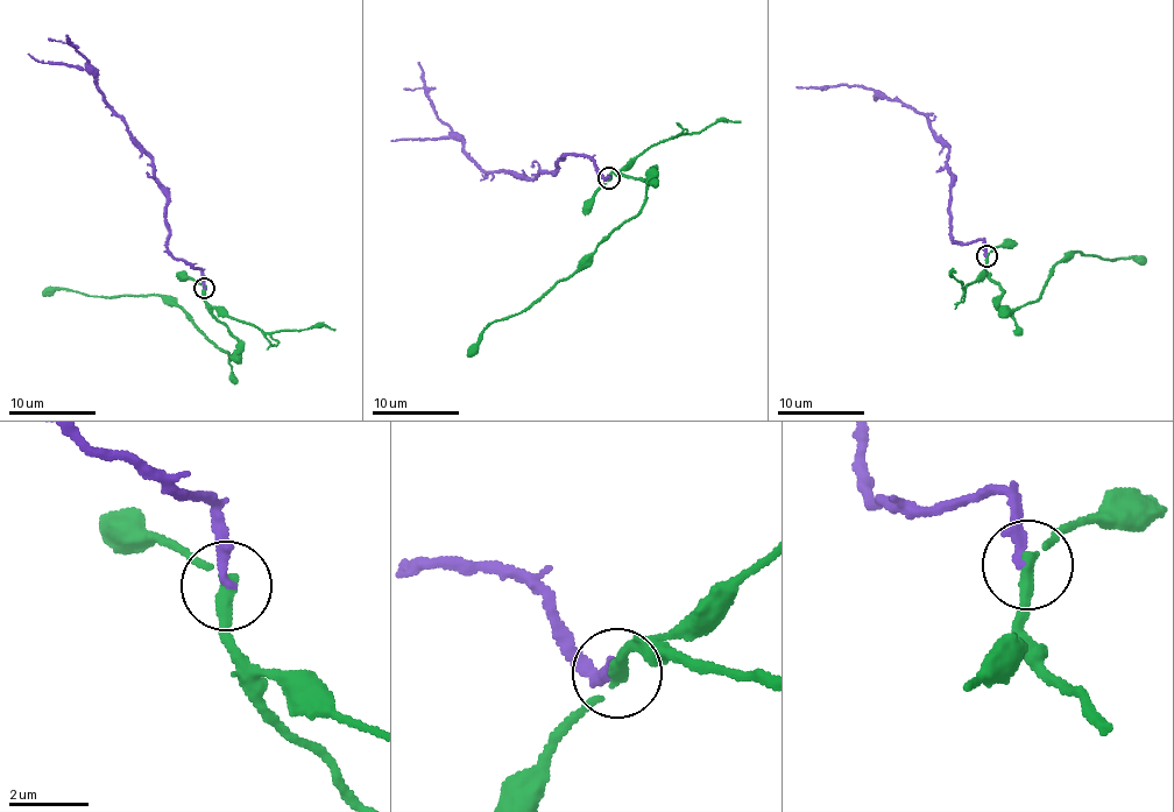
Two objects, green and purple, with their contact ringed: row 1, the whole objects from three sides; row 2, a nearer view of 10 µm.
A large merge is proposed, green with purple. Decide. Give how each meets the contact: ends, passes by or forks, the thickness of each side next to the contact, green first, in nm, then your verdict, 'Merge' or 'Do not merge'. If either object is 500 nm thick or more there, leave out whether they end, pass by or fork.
At the ring green passes by. At the ring purple ends. Thickness 280 nm (green) against 240 nm. Do not merge

